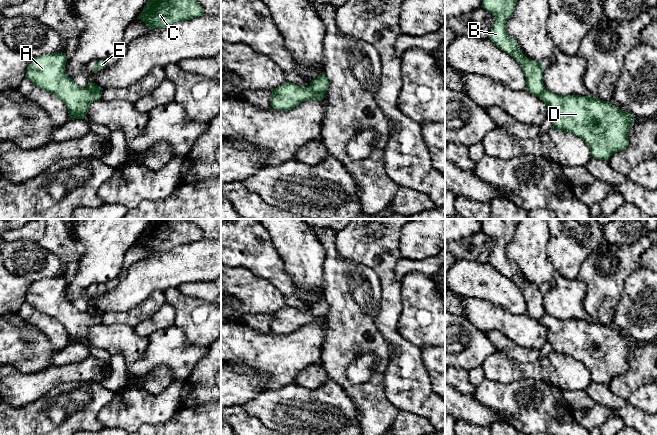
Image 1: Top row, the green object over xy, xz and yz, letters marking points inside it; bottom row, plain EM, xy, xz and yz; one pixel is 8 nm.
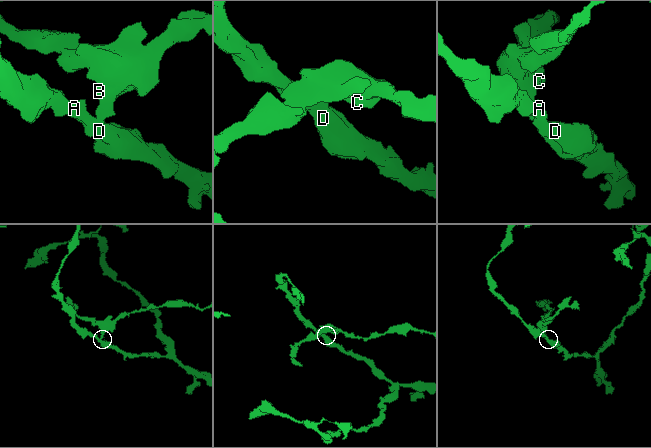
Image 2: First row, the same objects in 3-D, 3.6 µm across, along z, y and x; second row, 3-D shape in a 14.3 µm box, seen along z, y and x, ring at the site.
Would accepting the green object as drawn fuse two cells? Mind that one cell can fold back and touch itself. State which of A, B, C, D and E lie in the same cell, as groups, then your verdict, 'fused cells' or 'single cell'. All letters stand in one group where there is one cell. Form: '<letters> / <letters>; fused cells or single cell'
A D / B C E; fused cells

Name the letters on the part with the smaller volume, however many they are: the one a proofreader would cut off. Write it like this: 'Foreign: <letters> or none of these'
Foreign: B, C, E

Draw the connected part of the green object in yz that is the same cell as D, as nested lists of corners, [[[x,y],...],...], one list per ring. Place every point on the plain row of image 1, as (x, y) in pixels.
[[[546,313],[539,323],[547,329],[547,340],[552,345],[553,352],[580,361],[589,370],[591,381],[608,385],[614,377],[628,371],[627,357],[635,343],[628,335],[598,322],[575,318],[562,320]]]

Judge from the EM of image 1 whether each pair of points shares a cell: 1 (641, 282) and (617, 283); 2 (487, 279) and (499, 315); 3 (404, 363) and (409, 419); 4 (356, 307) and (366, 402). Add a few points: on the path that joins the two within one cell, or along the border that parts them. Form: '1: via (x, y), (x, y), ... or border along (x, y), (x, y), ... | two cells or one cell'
1: border along (640, 266), (625, 279), (625, 287), (616, 305) | two cells
2: border along (474, 297), (487, 300), (513, 314), (518, 314) | two cells
3: border along (398, 408), (420, 415), (429, 422) | two cells
4: via (351, 331), (340, 347), (340, 377), (342, 380) | one cell

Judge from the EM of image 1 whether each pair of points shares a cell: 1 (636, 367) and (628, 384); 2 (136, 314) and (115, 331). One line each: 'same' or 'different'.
1: same
2: different

